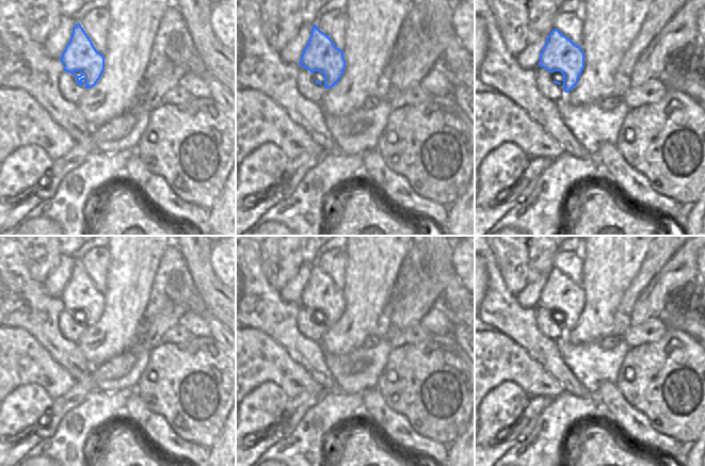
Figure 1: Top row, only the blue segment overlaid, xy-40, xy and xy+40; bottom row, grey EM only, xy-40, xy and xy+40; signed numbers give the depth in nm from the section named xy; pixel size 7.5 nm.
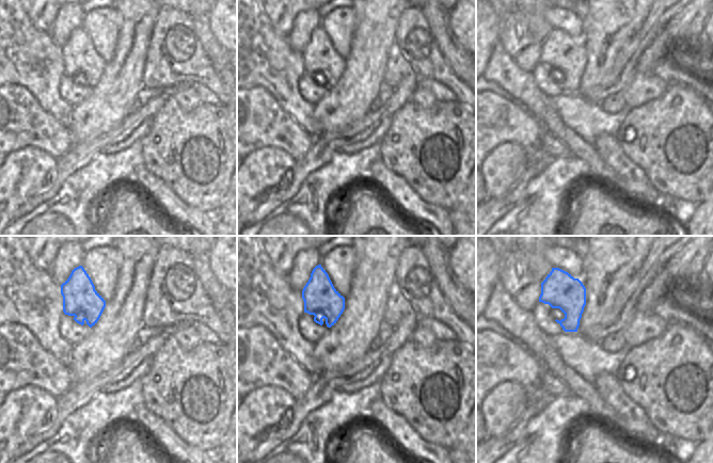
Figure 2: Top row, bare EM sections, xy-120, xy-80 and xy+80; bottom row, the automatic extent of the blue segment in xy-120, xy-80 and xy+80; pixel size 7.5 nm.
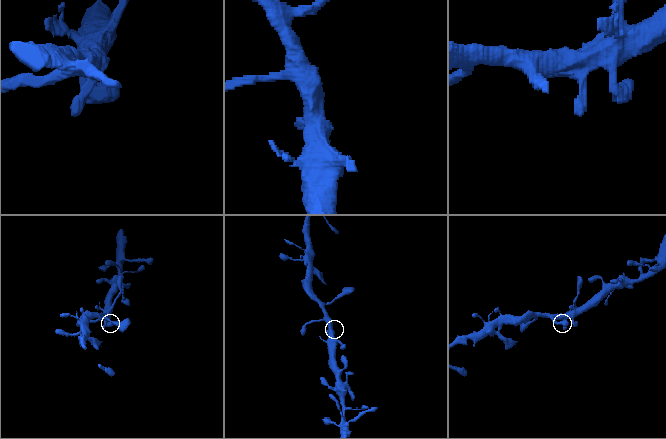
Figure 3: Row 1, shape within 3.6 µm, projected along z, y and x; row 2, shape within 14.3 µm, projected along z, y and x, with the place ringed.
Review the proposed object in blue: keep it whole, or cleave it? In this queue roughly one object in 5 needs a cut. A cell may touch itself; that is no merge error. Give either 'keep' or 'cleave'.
keep

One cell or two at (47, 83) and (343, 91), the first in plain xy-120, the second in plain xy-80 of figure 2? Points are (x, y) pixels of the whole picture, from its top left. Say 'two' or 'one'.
two

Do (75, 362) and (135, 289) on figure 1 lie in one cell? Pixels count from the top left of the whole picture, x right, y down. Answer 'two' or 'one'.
two

